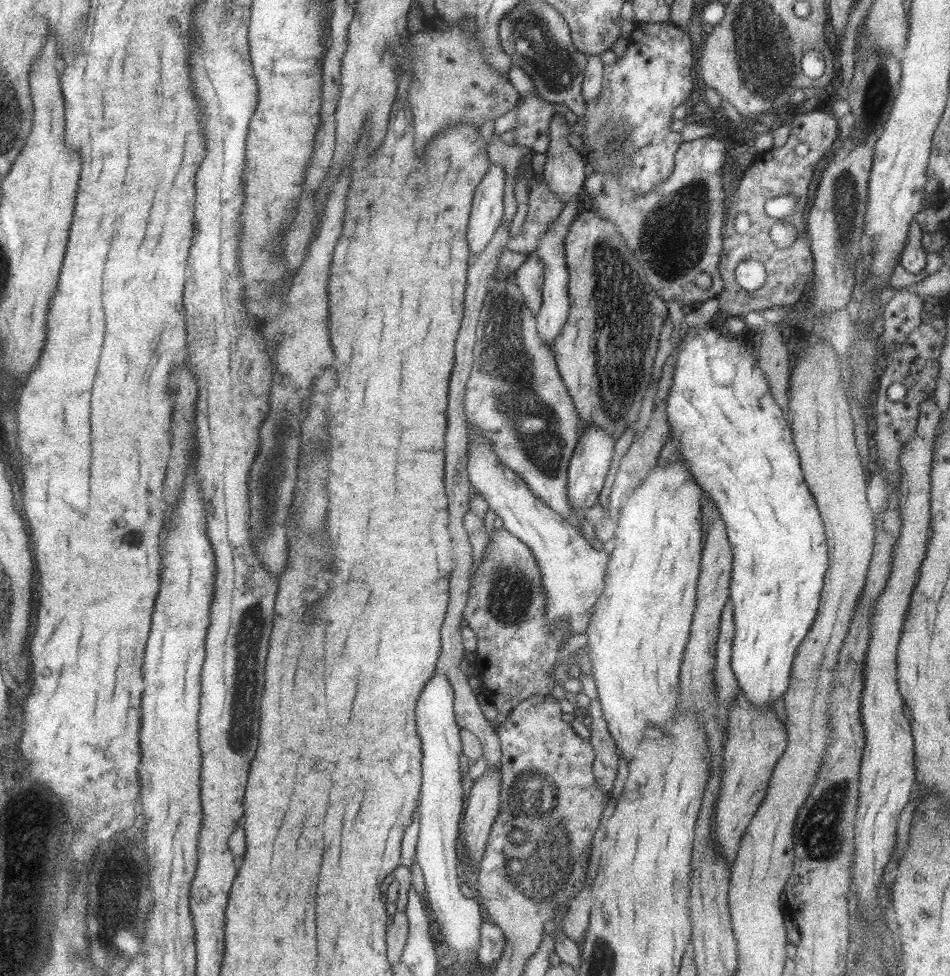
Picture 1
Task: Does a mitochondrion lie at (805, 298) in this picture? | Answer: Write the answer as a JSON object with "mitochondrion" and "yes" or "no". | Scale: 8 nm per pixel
{"mitochondrion":"no"}

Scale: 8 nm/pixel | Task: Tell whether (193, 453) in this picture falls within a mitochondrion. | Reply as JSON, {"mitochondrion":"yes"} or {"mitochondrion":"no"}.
{"mitochondrion":"no"}

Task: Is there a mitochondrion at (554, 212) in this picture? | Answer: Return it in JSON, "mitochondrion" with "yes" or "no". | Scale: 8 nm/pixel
{"mitochondrion":"no"}

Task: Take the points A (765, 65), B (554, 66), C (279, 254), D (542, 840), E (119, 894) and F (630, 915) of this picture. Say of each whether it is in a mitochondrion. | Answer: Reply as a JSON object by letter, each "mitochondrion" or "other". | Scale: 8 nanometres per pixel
{"A":"mitochondrion","B":"mitochondrion","C":"other","D":"mitochondrion","E":"mitochondrion","F":"other"}

